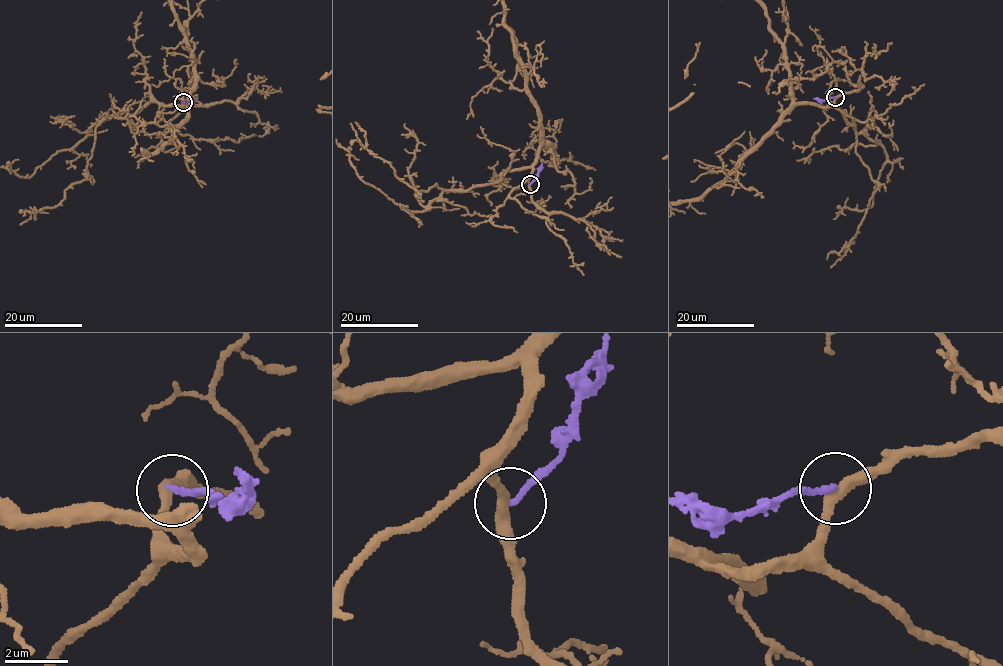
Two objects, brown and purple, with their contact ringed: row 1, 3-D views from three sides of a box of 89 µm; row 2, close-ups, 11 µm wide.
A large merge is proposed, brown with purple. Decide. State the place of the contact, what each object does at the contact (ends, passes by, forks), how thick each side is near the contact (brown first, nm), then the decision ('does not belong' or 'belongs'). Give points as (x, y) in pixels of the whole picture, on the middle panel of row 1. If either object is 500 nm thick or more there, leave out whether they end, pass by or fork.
place (530, 184); brown passes by; purple ends; calibres 360 and 190 nm; does not belong

